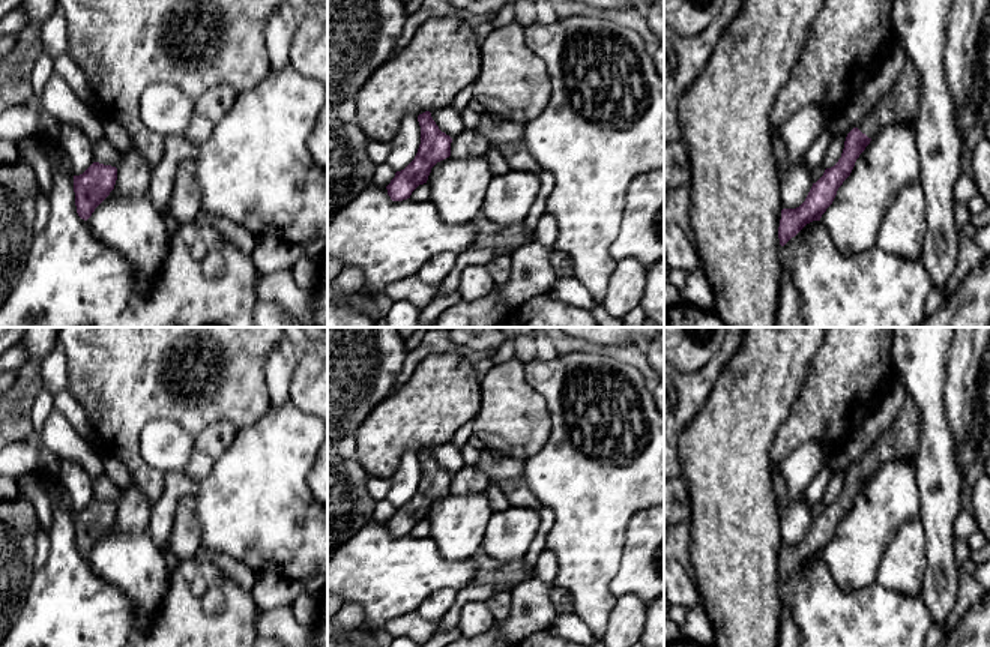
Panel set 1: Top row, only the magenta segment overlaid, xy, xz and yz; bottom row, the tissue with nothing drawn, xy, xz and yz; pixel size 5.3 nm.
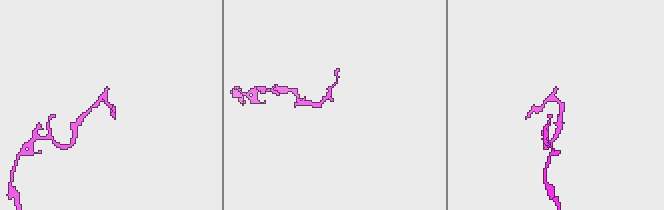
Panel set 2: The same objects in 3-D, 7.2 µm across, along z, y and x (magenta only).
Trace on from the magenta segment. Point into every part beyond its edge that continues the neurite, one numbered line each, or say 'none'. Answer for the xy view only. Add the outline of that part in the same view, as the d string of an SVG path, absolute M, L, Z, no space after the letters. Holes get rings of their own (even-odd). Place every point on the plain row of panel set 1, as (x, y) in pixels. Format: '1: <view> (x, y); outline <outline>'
none

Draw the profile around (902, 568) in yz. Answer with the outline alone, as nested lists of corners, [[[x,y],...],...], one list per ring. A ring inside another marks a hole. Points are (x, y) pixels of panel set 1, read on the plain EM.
[[[916,515],[895,530],[879,561],[876,582],[906,596],[919,596],[925,570],[927,534]]]

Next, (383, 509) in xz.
[[[386,498],[376,501],[373,519],[380,522],[388,522],[395,513],[395,506],[392,506]]]

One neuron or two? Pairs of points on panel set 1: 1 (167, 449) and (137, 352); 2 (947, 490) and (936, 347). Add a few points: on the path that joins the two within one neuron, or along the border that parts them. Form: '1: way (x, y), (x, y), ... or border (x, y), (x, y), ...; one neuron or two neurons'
1: border (190, 436), (152, 419), (138, 449); two neurons
2: way (935, 454), (932, 383); one neuron

